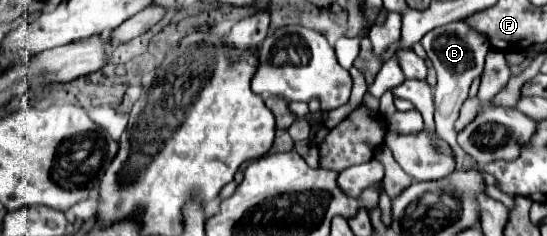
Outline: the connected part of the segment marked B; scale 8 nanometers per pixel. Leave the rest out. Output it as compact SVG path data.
M455 21L449 25L443 25L439 29L429 31L423 39L421 39L423 49L427 51L427 57L431 59L435 71L437 71L437 87L435 87L435 125L437 125L437 135L443 137L449 147L455 151L459 165L465 165L465 153L461 151L461 147L455 141L455 131L453 131L453 123L459 115L459 109L463 105L463 101L467 99L467 91L473 83L475 77L481 75L483 71L483 63L485 63L485 55L491 49L487 37L471 31L465 23Z

